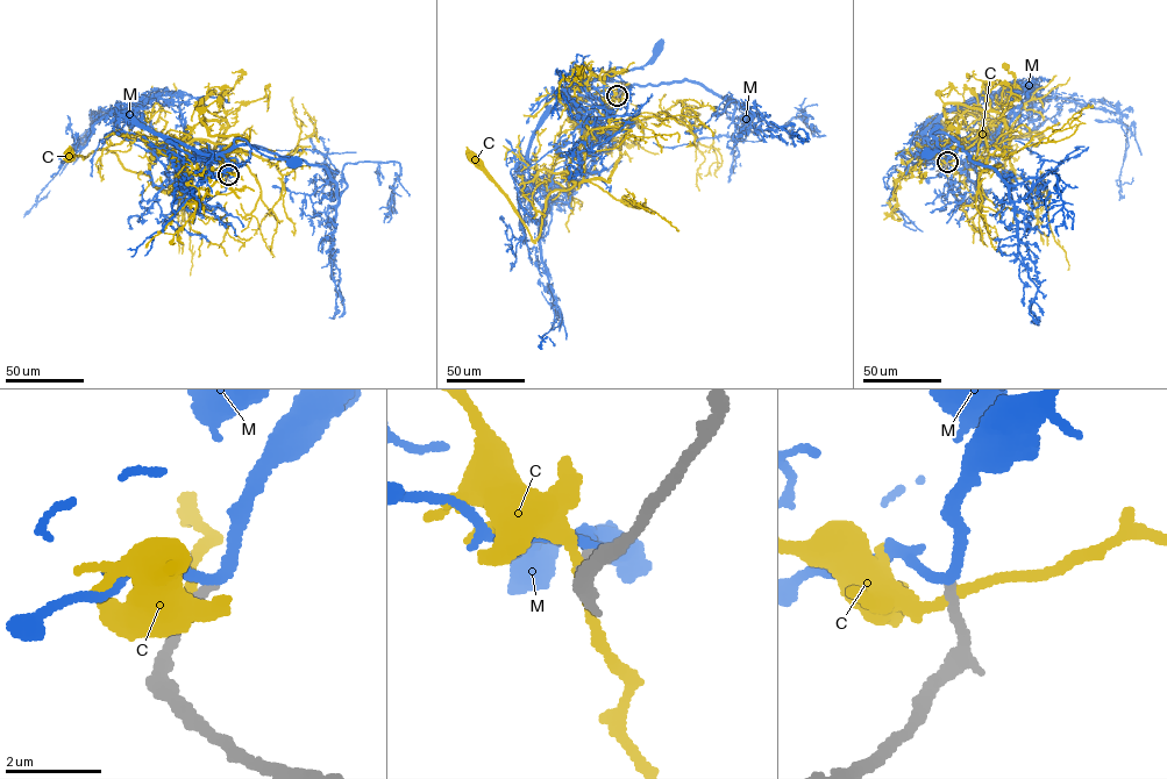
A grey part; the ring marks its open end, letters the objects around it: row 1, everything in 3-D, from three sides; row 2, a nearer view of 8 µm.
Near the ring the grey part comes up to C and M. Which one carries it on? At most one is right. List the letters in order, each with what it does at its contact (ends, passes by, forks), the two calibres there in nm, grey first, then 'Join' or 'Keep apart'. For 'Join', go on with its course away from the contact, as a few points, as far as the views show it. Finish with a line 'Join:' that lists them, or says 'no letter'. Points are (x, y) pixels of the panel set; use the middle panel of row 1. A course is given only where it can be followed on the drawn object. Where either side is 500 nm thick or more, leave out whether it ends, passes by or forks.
C: It passes by. Thickness 260 nm (grey) against 240 nm. Keep apart
M: It passes by. Thickness 200 nm (grey) against 220 nm. Join. Its course: (617, 95), (600, 79), (593, 79), (603, 81), (618, 68), (630, 70), (645, 65), (656, 50)
Join: M

